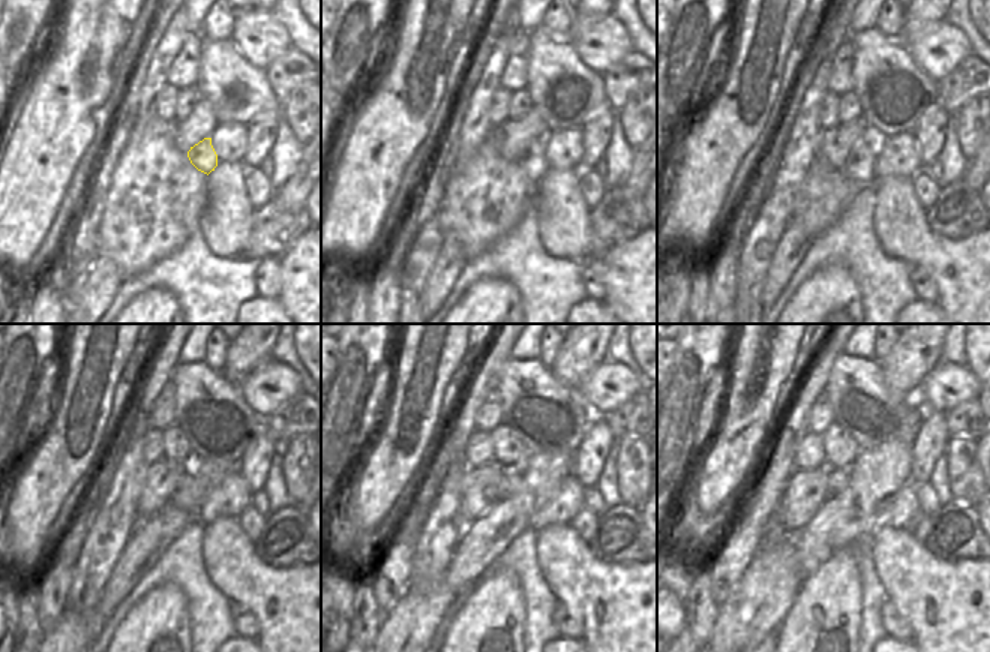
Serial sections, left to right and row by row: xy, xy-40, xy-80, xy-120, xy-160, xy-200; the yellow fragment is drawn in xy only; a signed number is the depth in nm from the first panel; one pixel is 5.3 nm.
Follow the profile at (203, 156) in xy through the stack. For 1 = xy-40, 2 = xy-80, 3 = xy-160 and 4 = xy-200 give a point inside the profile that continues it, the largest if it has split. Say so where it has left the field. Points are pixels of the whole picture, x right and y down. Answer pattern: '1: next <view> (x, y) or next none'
1: next xy-40 (533, 162)
2: next xy-80 (858, 167)
3: next xy-160 (510, 483)
4: next xy-200 (837, 477)

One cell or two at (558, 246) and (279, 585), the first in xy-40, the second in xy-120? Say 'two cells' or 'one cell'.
one cell

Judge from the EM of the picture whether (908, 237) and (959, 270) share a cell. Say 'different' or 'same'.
same

